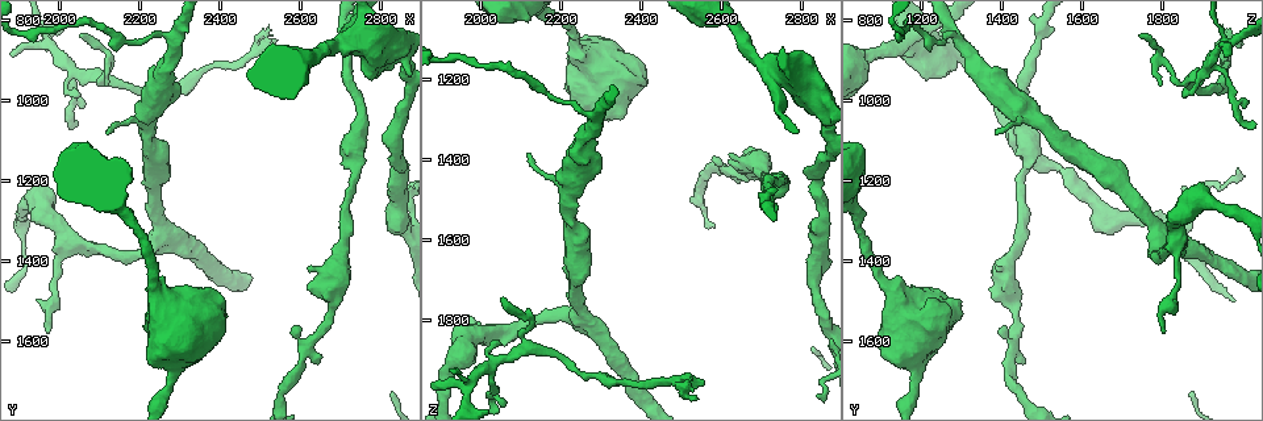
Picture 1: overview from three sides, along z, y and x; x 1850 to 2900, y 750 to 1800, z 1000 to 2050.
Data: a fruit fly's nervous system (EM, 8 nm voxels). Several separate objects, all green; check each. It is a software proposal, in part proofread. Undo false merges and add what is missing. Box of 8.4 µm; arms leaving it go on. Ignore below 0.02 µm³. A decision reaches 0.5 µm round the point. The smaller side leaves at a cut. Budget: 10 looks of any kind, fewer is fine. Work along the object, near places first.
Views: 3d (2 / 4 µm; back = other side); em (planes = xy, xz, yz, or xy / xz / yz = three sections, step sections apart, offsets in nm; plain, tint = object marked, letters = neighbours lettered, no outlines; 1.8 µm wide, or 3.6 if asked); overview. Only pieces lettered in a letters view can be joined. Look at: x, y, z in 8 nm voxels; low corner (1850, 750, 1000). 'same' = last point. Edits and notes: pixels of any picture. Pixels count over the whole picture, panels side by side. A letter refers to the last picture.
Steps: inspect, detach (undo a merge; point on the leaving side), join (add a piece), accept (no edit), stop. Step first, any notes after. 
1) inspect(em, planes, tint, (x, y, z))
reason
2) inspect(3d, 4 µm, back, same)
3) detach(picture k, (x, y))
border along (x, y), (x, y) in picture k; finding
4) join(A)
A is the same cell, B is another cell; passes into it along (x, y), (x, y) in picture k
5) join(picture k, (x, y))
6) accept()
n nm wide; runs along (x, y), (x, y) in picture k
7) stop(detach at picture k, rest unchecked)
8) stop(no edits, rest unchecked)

inspect(em, planes, plain, (1970, 855, 1960))
sharp bend

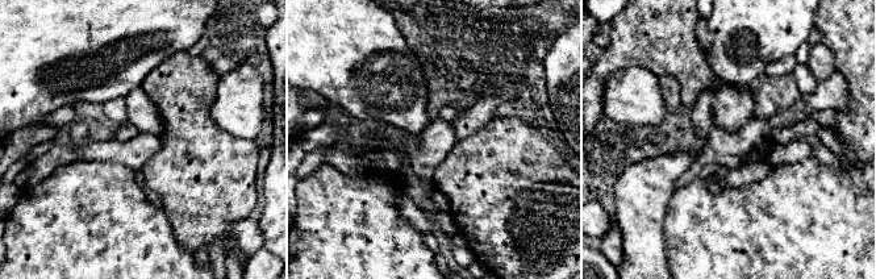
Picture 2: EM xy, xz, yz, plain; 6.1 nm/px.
inspect(em, planes, letters, same)

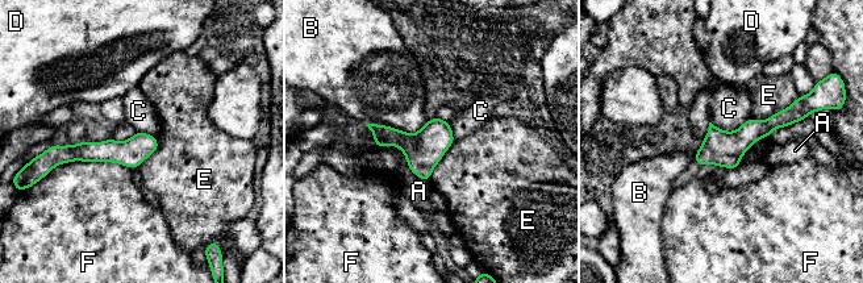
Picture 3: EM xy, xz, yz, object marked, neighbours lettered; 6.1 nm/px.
accept()
F touches over 500 nm; A, B, C, D, E and F are other cells; runs along (800, 115), (699, 159) in picture 3; all the same neuron

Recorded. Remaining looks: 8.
inspect(em, 3.6 µm, planes, letters, (2255, 950, 1350))
thick turns thin

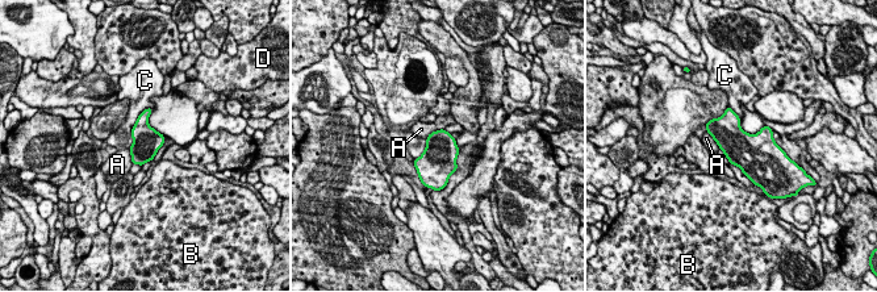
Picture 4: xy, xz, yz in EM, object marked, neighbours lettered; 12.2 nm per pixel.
accept()
A, B, C and D are other cells; continuous, no second neuron

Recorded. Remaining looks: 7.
inspect(em, 3.6 µm, planes, letters, (2770, 850, 1180))
four-way junction

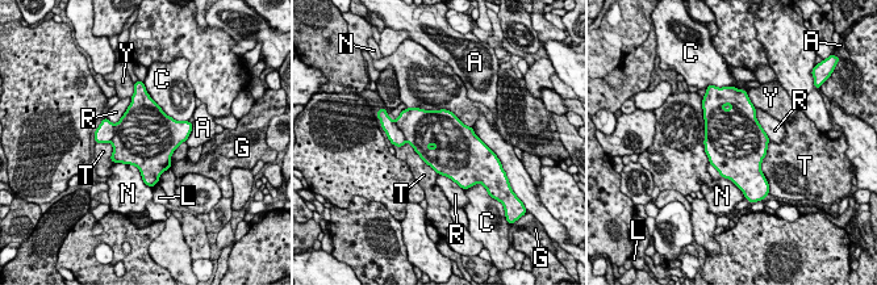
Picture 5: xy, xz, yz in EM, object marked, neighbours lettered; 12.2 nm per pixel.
detach(picture 5, (133, 138))
700 nm wide; A, C, G, L, N, R, T and Y are other cells; border along (115, 124), (115, 135), (109, 141) in picture 5; a second neuron is stuck on

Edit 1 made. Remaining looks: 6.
inspect(overview)
see it whole again

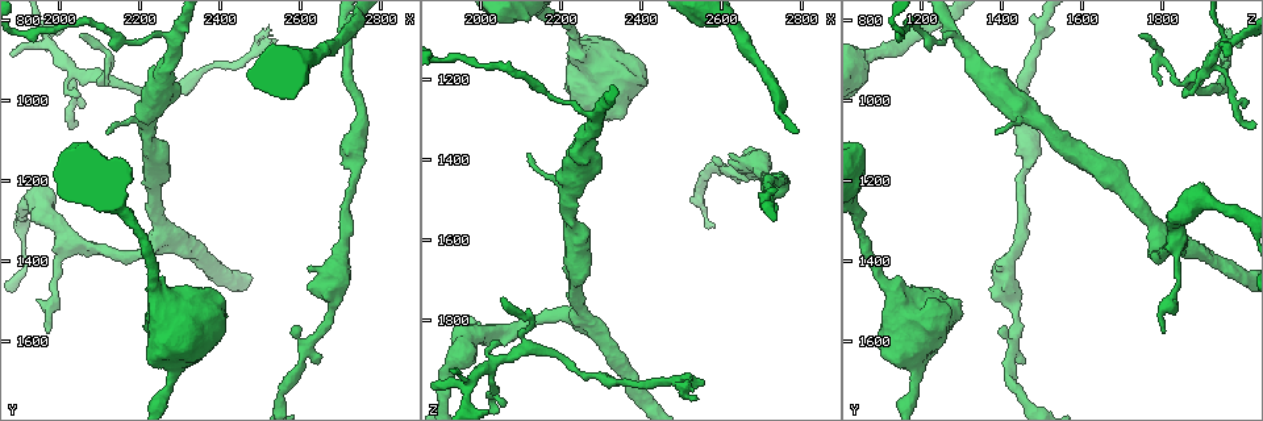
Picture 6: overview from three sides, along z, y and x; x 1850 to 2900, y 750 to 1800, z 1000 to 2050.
inspect(em, xz, step 8, tint, (2740, 1150, 1460))
sudden change in width

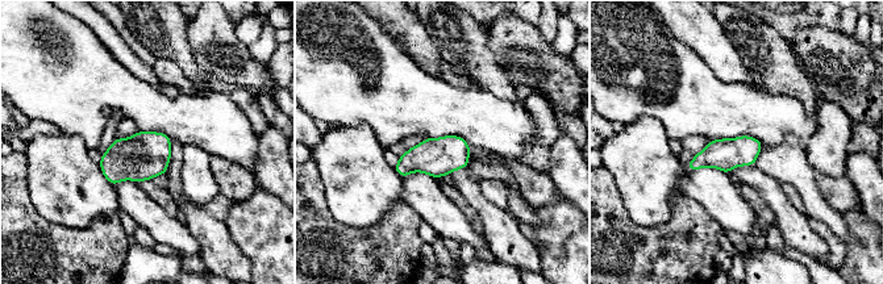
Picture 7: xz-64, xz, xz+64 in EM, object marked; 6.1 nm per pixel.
inspect(em, planes, tint, same)

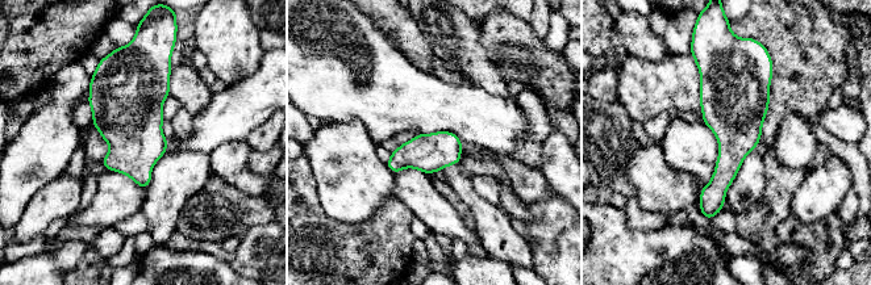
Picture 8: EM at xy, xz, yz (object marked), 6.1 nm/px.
inspect(em, planes, letters, same)

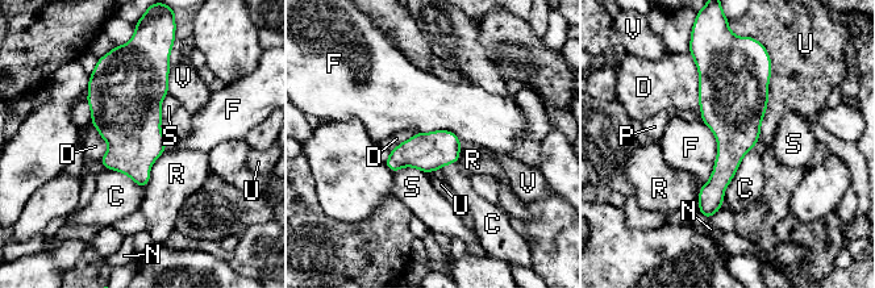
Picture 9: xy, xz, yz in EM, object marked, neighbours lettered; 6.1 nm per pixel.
accept()
C, D, F, N, P, R, S, U and V are other cells; one neuron here

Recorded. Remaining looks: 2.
stop(detach at picture 5, rest unchecked)

